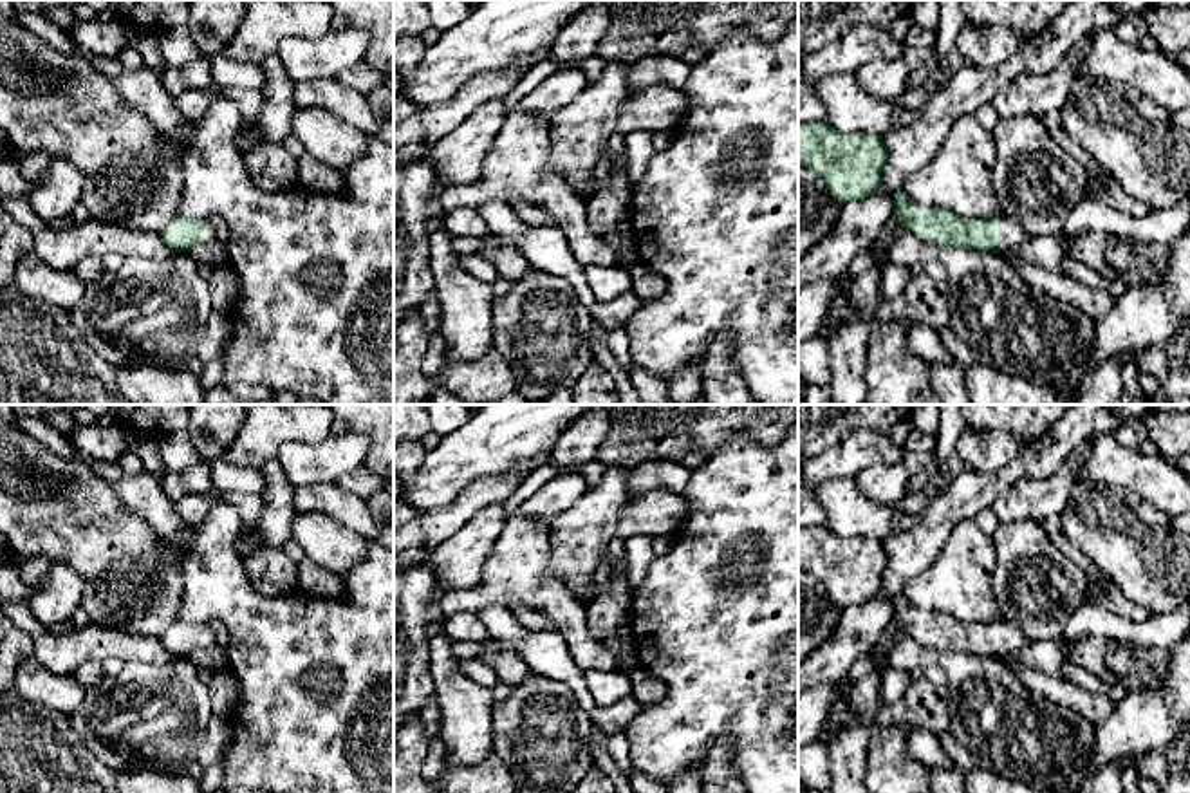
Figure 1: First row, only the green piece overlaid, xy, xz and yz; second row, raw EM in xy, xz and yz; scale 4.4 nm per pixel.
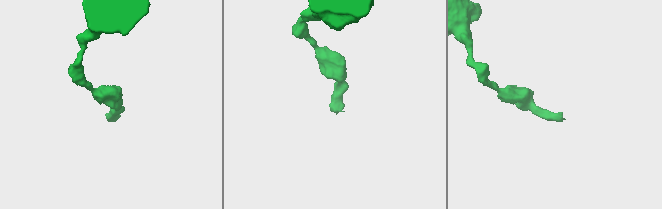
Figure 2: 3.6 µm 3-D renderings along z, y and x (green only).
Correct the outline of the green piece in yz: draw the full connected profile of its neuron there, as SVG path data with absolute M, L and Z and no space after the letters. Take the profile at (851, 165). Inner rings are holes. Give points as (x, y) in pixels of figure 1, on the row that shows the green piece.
M827 121L798 125L798 164L814 172L841 206L879 191L887 159L881 134L841 132Z

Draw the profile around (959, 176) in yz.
M973 114L961 116L934 157L905 181L905 195L921 208L948 208L964 219L999 215L993 173L997 143Z

